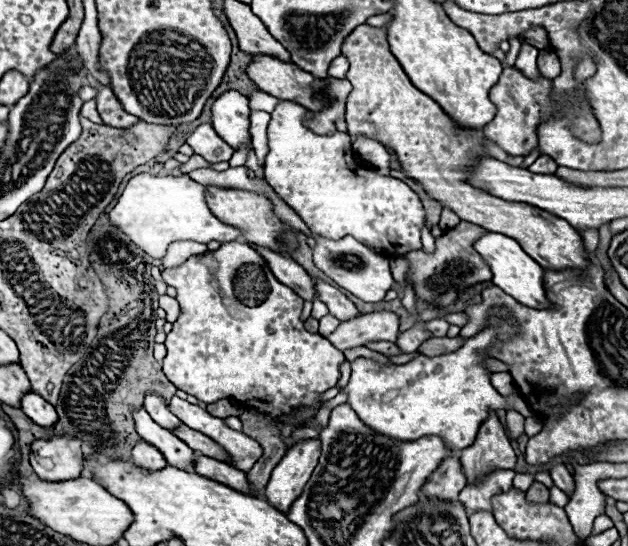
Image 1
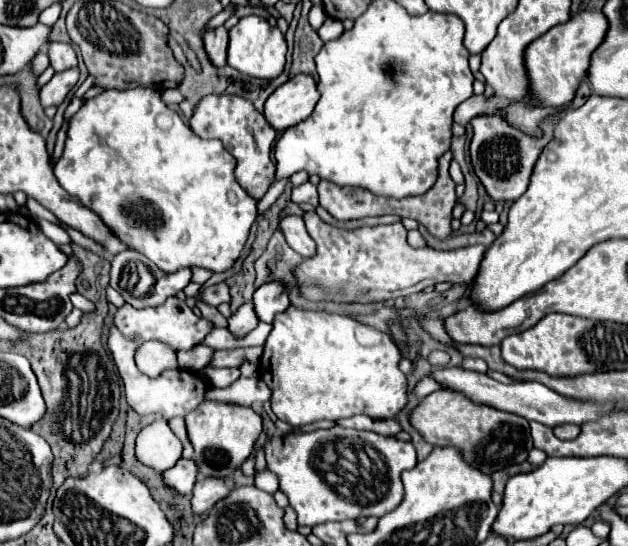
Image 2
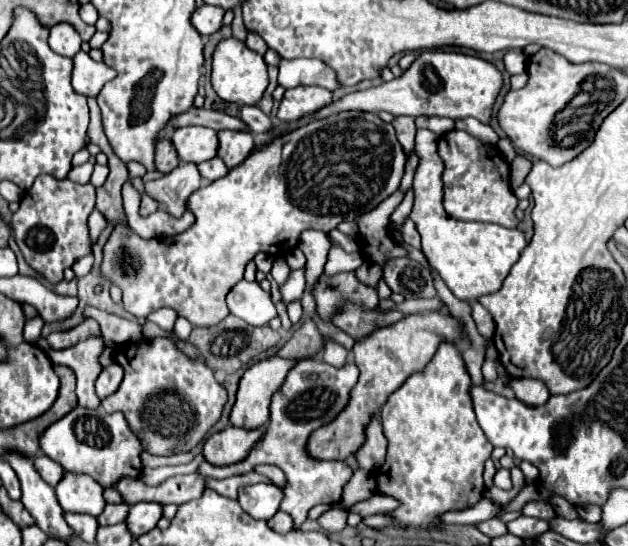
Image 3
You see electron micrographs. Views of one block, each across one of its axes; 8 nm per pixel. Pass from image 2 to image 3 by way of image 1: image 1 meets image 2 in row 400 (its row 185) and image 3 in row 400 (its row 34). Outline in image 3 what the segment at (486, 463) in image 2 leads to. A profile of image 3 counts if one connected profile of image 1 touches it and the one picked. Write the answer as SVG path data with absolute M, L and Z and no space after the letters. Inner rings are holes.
M438 312L430 314L410 314L404 320L384 326L368 334L366 338L358 340L352 348L354 362L360 370L358 384L350 392L350 400L346 408L326 426L318 428L310 440L308 440L308 452L310 456L316 456L318 460L344 460L352 456L362 444L364 444L364 430L368 422L378 416L380 408L388 400L388 396L398 390L404 380L420 372L436 354L440 342L458 342L460 340L460 324L452 316L442 316Z

